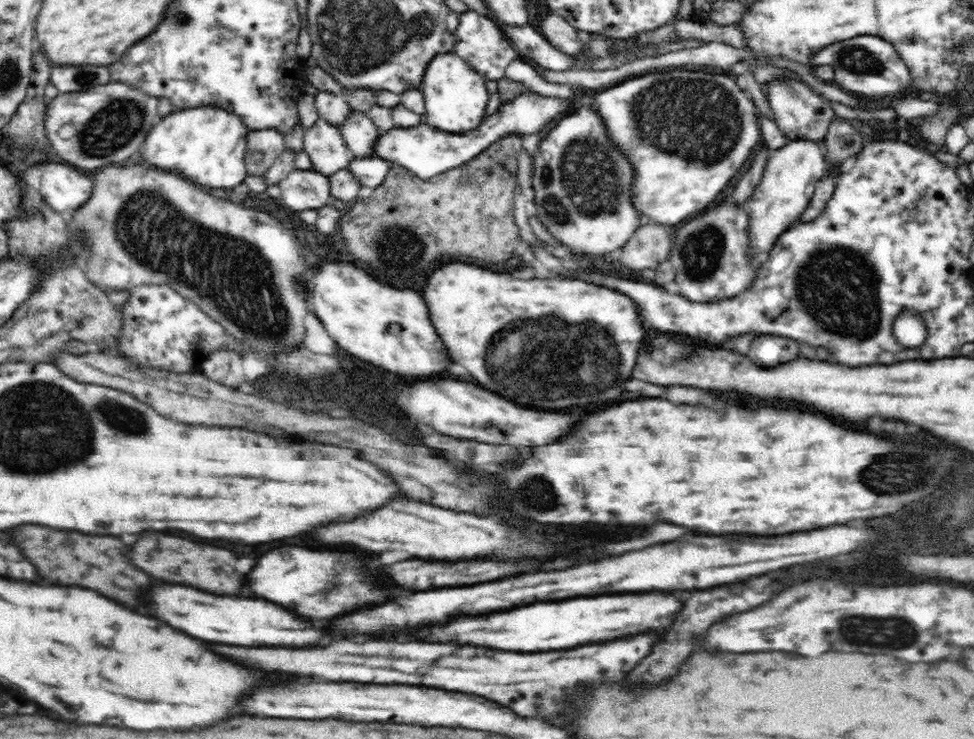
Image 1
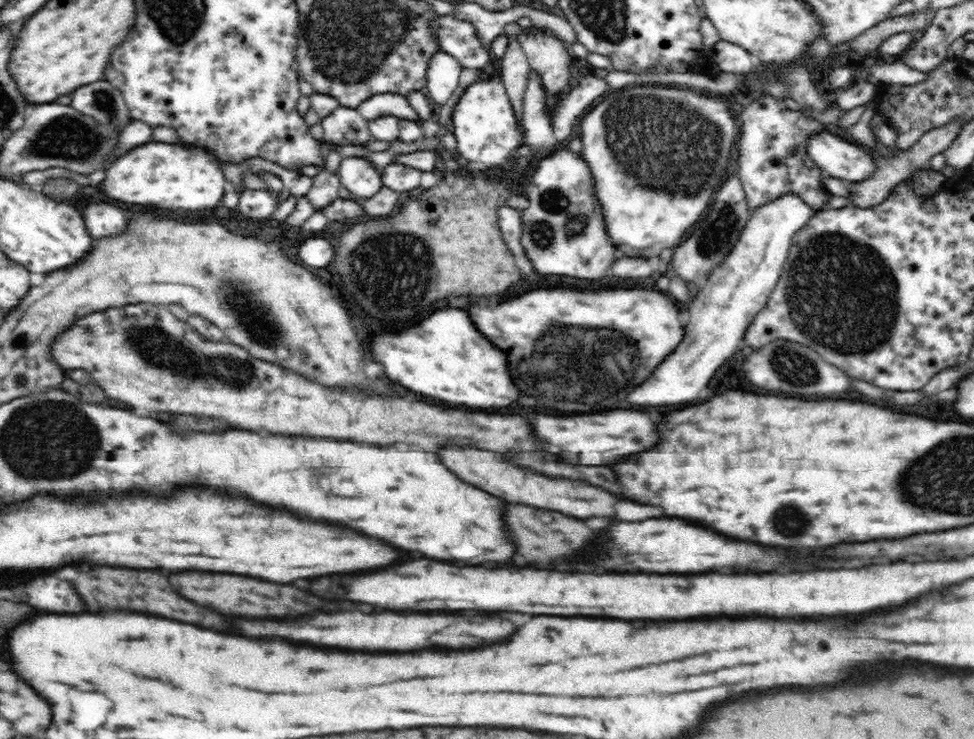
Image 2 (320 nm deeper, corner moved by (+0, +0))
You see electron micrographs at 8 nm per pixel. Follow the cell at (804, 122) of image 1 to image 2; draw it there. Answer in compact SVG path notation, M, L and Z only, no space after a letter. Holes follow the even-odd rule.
M825 129L807 137L806 154L825 175L847 183L862 182L876 172L871 152Z

